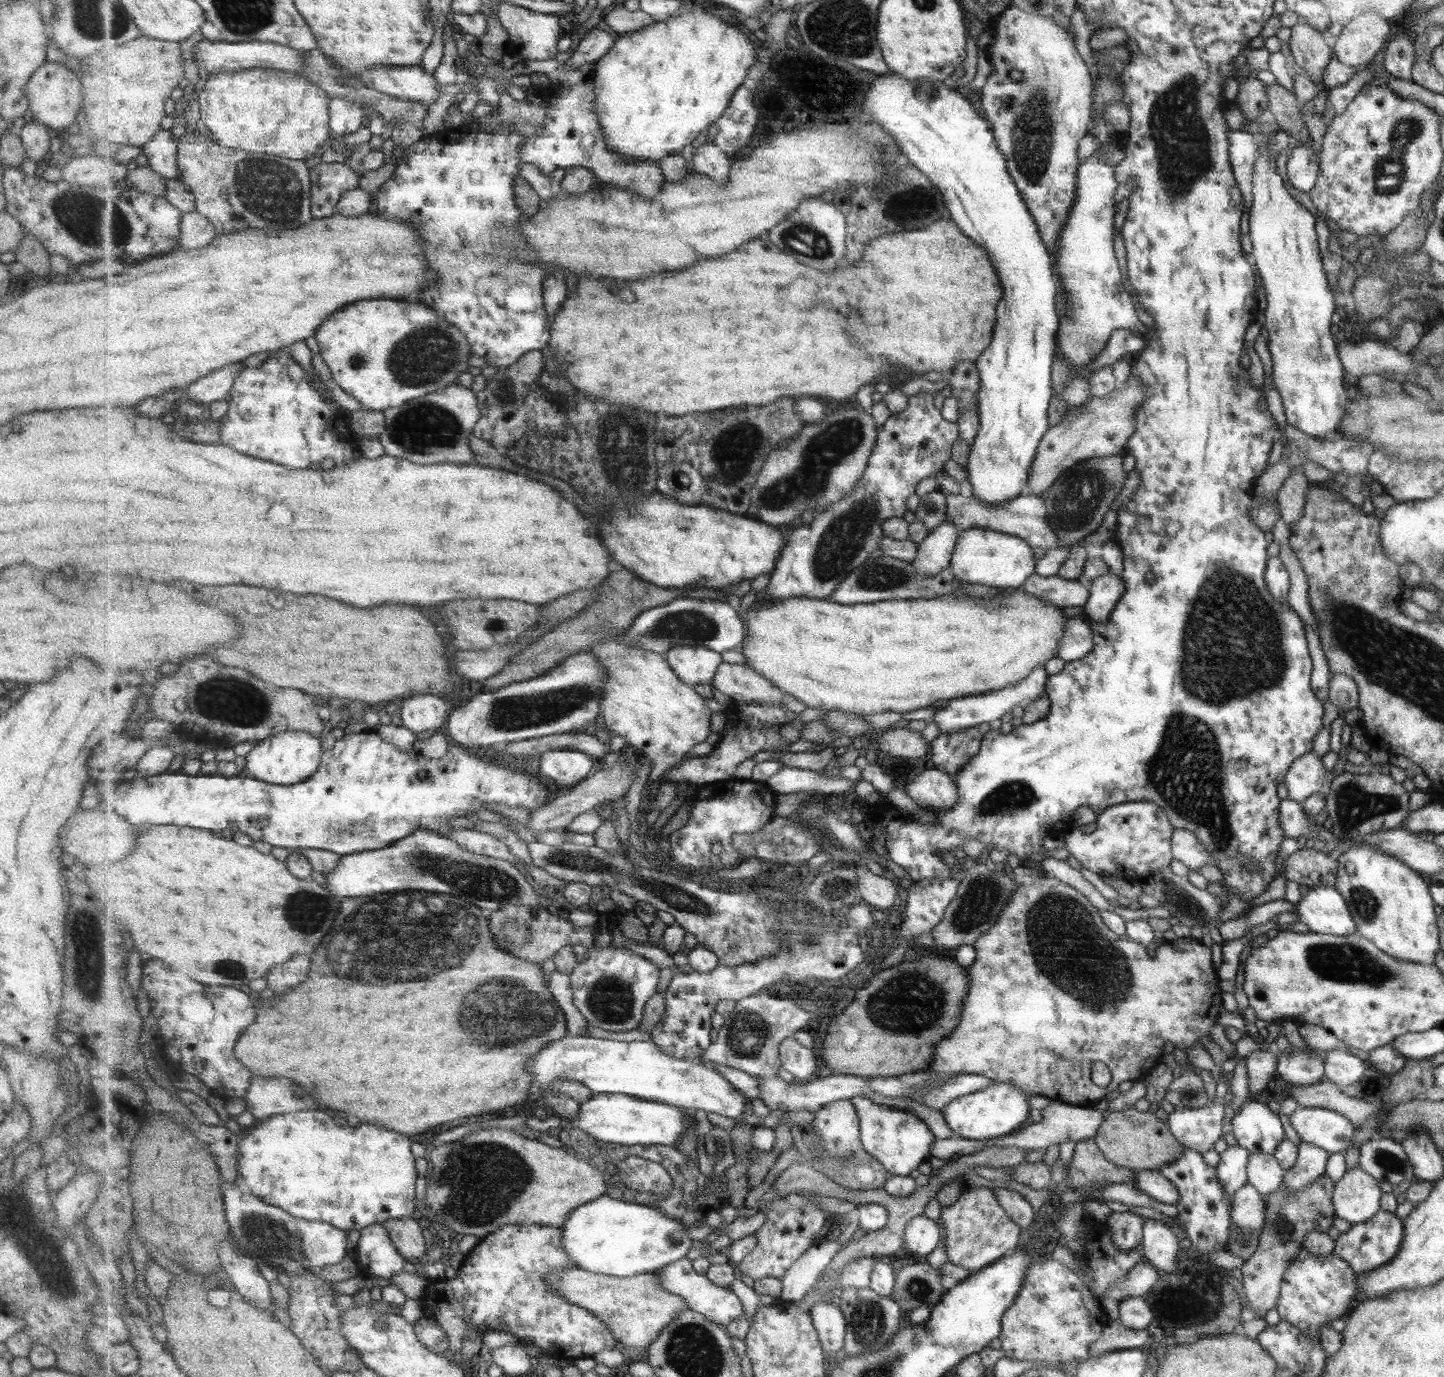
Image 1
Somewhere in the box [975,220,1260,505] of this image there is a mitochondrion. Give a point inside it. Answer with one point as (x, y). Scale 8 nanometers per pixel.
(1235, 387)

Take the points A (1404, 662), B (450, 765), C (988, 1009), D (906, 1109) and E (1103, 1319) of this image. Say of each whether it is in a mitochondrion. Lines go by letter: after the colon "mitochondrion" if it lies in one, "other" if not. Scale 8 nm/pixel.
A: mitochondrion
B: other
C: other
D: other
E: other

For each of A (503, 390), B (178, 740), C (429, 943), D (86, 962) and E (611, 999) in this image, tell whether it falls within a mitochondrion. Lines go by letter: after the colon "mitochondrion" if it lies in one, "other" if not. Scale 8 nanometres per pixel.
A: mitochondrion
B: other
C: mitochondrion
D: mitochondrion
E: mitochondrion

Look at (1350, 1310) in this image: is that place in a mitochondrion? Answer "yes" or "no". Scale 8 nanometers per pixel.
no

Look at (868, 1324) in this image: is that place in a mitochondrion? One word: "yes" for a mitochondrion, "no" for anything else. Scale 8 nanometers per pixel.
yes

